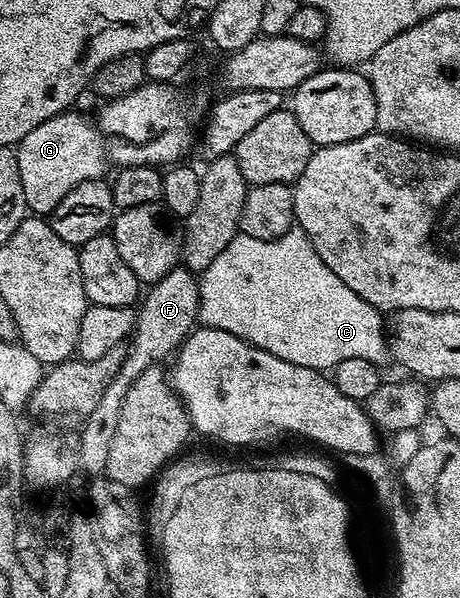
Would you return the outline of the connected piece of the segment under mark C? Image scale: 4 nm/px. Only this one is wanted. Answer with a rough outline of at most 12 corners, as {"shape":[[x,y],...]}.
{"shape":[[296,225],[238,233],[197,318],[291,365],[390,358],[382,312]]}

